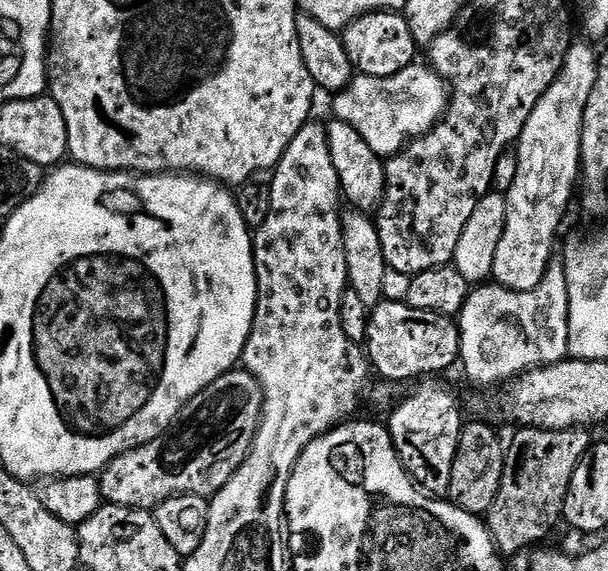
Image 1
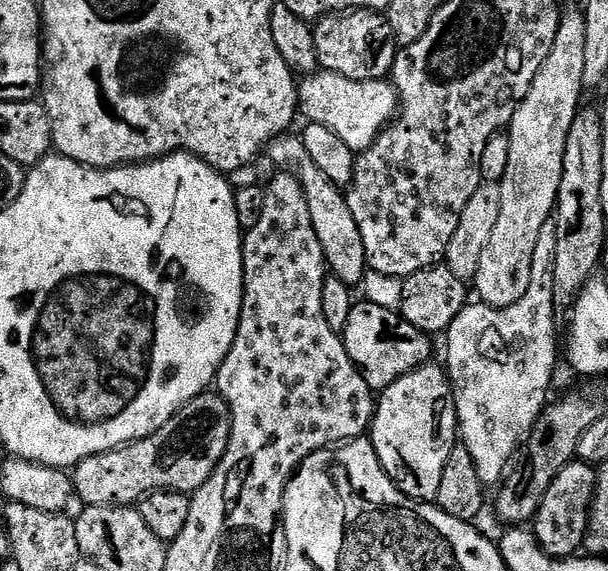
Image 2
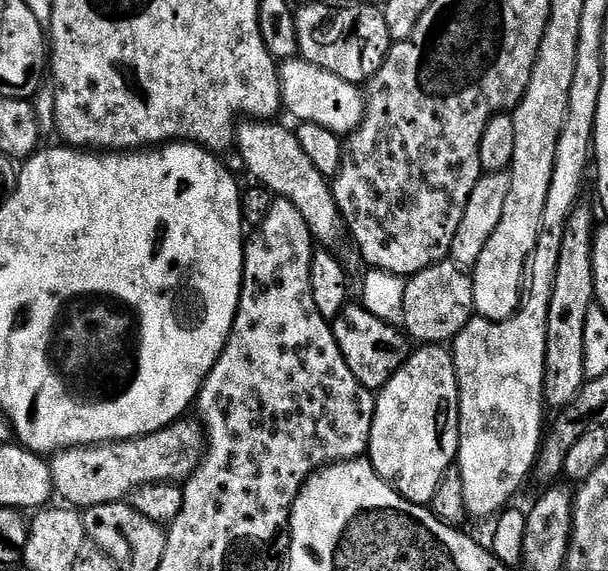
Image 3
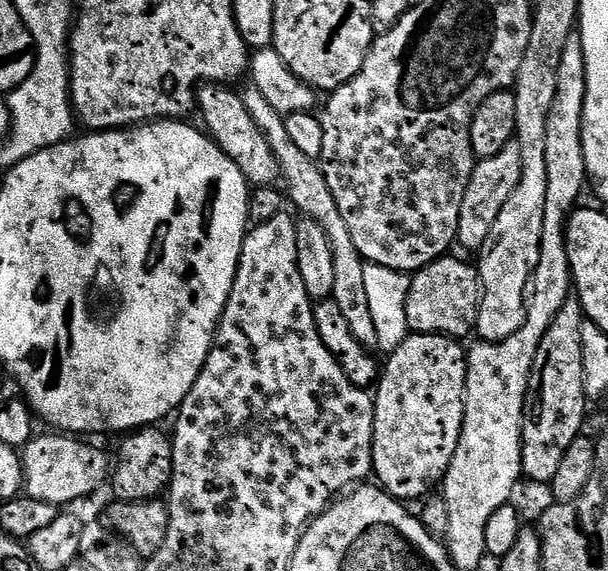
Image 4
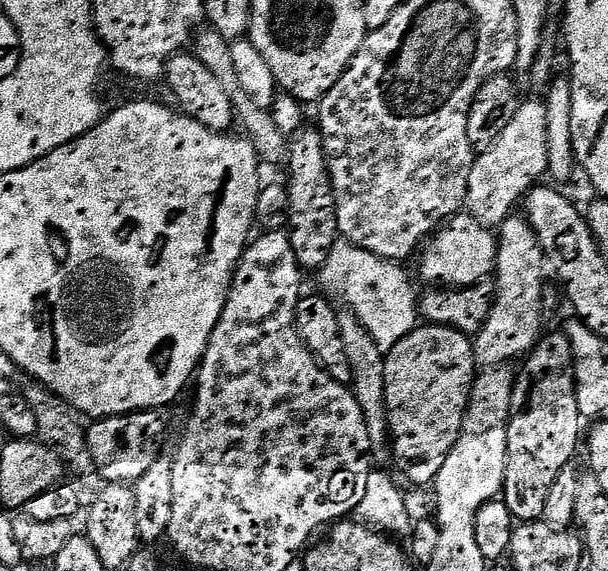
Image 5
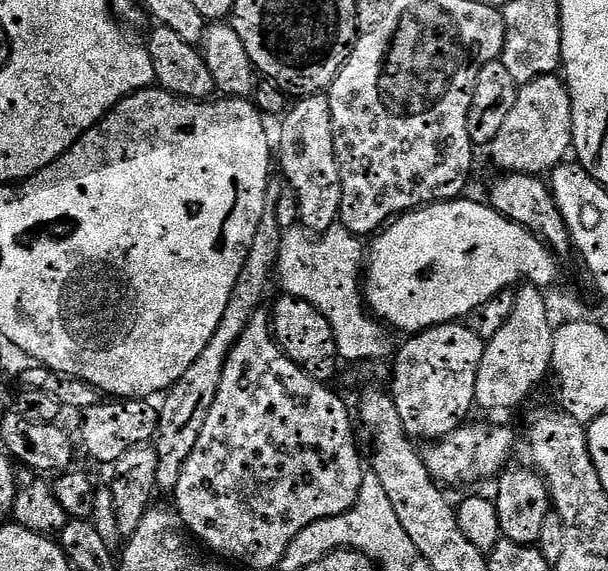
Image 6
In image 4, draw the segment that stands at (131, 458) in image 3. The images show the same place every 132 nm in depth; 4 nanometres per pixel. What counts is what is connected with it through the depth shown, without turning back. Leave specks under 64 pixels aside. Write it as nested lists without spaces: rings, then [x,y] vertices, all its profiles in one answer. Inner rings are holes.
[[[52,434],[56,436],[33,435],[32,439],[24,445],[20,462],[24,471],[23,491],[27,499],[50,502],[57,506],[72,504],[75,500],[80,500],[83,496],[88,496],[100,483],[107,481],[110,476],[110,456],[100,448],[95,448],[92,444],[83,444],[83,439],[72,434]]]

